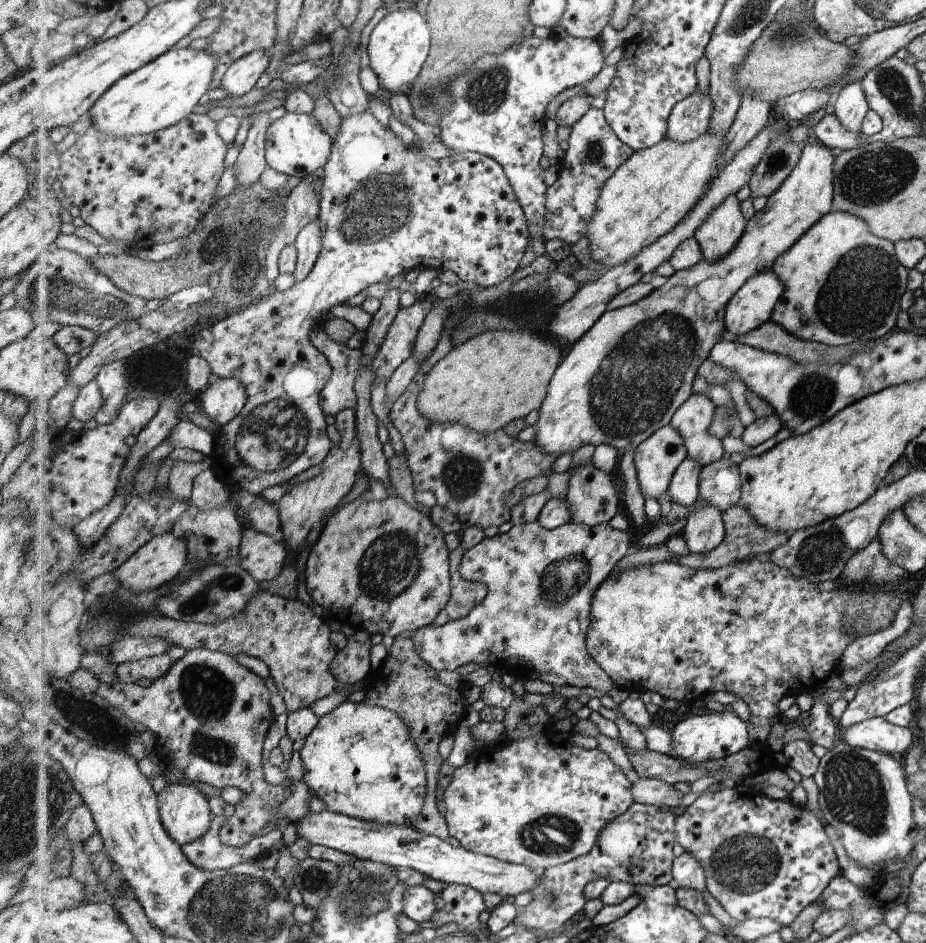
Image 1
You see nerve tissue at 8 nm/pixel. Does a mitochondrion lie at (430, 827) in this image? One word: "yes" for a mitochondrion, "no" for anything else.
no

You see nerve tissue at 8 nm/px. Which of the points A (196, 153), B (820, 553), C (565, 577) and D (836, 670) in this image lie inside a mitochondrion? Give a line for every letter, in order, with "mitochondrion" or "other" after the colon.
A: mitochondrion
B: mitochondrion
C: mitochondrion
D: other

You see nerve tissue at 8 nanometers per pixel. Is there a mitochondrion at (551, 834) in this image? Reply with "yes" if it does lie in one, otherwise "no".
yes

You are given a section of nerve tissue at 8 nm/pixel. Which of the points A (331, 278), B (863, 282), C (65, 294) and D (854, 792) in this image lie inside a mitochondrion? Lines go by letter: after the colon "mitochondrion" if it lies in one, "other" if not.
A: other
B: mitochondrion
C: mitochondrion
D: mitochondrion

